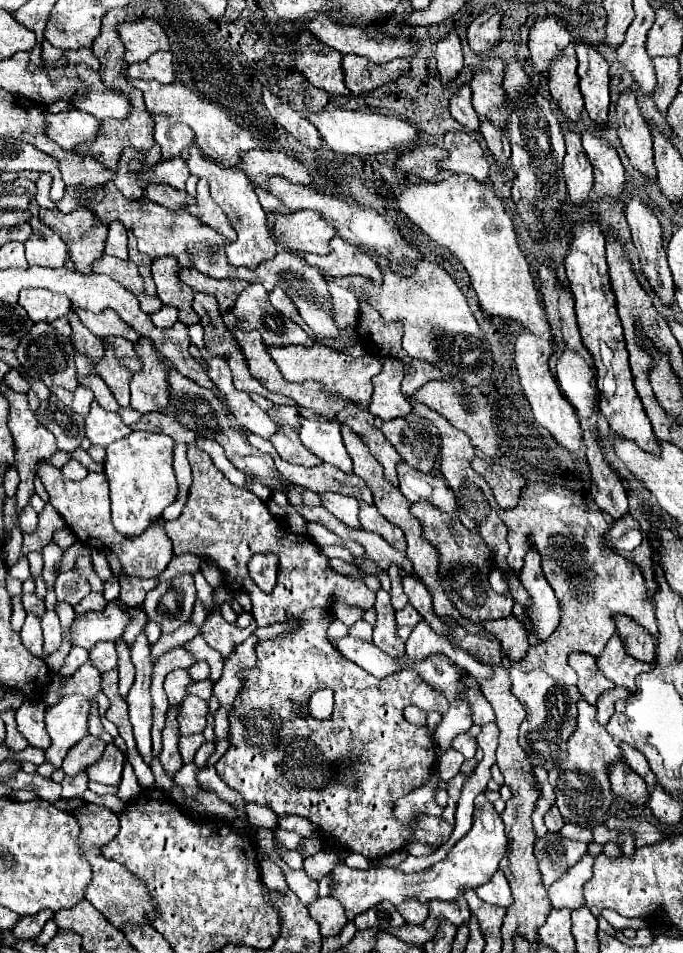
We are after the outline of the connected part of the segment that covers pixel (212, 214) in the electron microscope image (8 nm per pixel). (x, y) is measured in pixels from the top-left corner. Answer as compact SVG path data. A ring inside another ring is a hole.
M199 180L197 184L197 204L187 206L186 209L191 215L199 218L203 224L209 224L217 232L221 232L221 236L225 236L229 242L237 240L237 232L229 224L227 214L211 198L211 190L209 190L209 182L207 180Z

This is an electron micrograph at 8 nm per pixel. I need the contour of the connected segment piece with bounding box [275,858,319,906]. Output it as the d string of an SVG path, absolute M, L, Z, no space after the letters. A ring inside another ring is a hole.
M275 858L275 862L283 868L285 882L291 888L291 892L301 900L301 904L307 906L307 904L311 904L311 902L315 902L319 898L317 880L313 880L305 870L291 870L285 862L281 862L277 858Z

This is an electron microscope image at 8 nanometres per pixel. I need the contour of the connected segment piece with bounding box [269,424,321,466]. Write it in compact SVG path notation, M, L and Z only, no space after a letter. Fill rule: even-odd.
M283 424L275 436L269 438L271 444L275 446L275 450L279 452L279 456L291 464L301 464L301 466L319 466L321 458L315 456L313 452L309 452L301 440L299 434L293 426Z

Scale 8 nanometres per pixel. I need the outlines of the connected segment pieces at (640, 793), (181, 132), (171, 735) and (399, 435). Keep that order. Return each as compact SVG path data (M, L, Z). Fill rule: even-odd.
M617 758L611 768L609 768L609 780L611 780L611 788L613 794L621 800L627 800L633 806L641 806L647 802L649 792L647 792L647 784L645 780L641 780L641 776L637 776L623 758Z
M153 116L153 138L161 146L165 158L177 158L193 140L193 130L183 122L171 122L167 116Z
M171 706L167 712L165 720L165 730L163 730L163 750L159 754L161 764L167 768L169 774L175 774L177 768L181 768L183 760L179 754L179 722L177 722L179 706Z
M409 414L405 418L393 418L389 422L381 420L377 422L377 426L383 430L385 438L395 446L395 450L407 464L421 472L433 470L441 442L437 428L429 420L417 414Z

